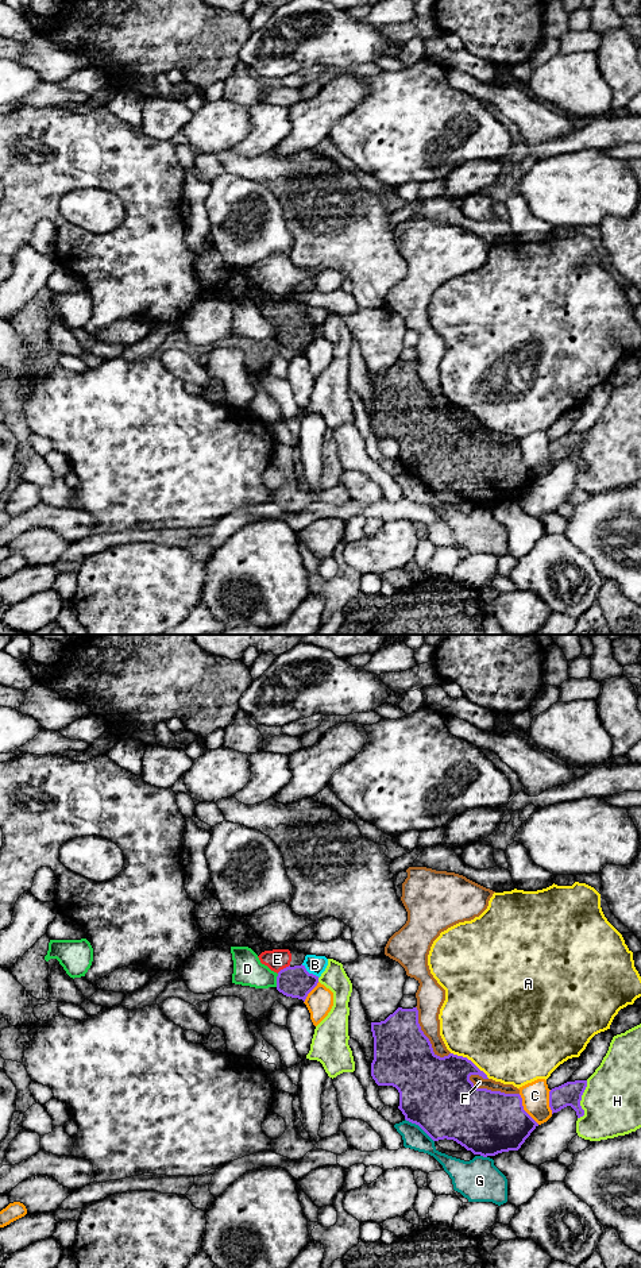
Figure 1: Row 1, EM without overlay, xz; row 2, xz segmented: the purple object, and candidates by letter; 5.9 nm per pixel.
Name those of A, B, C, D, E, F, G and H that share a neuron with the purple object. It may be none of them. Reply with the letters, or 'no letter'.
E

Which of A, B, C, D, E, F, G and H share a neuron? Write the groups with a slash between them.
A / B / C / D / E / F / G / H

